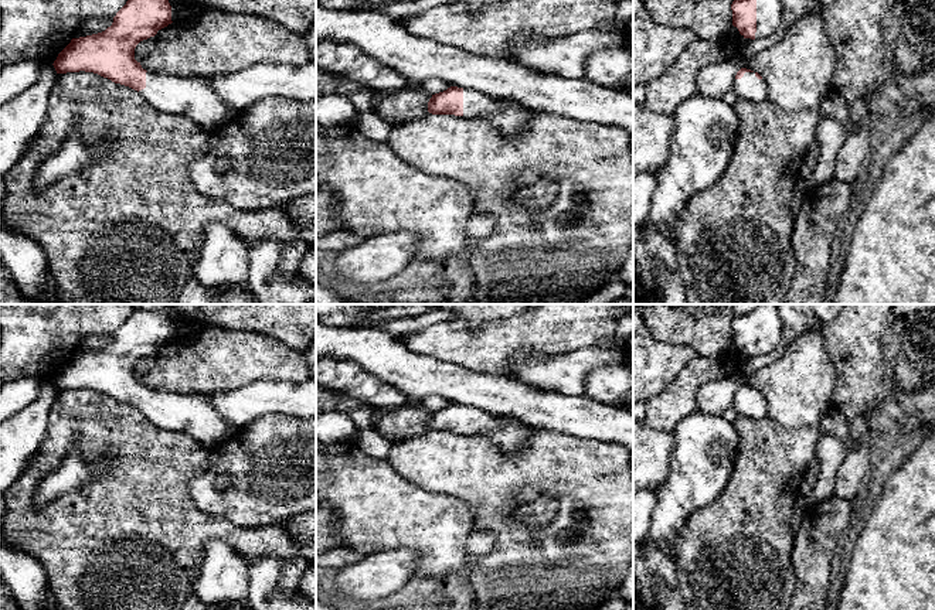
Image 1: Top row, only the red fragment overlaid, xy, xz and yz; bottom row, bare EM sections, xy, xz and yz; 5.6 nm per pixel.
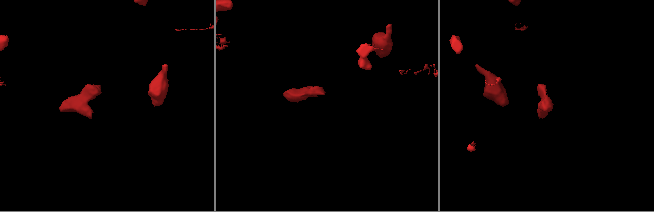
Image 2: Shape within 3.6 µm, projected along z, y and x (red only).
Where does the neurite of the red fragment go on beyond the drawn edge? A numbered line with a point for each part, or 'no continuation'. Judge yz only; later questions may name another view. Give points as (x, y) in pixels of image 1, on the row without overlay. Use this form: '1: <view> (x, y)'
1: yz (768, 320)

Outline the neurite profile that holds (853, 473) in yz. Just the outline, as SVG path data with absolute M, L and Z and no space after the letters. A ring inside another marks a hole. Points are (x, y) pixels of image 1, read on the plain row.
M861 443L850 450L840 464L833 495L854 502L870 477L871 456L868 443Z

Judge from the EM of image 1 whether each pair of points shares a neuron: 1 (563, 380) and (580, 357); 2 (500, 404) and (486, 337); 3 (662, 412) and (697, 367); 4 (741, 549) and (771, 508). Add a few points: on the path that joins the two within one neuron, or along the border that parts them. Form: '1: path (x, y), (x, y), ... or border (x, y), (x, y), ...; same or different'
1: path (567, 374), (577, 363); same
2: border (462, 367), (516, 380); different
3: path (673, 401), (692, 378); same
4: path (744, 539), (745, 534), (761, 518); same

